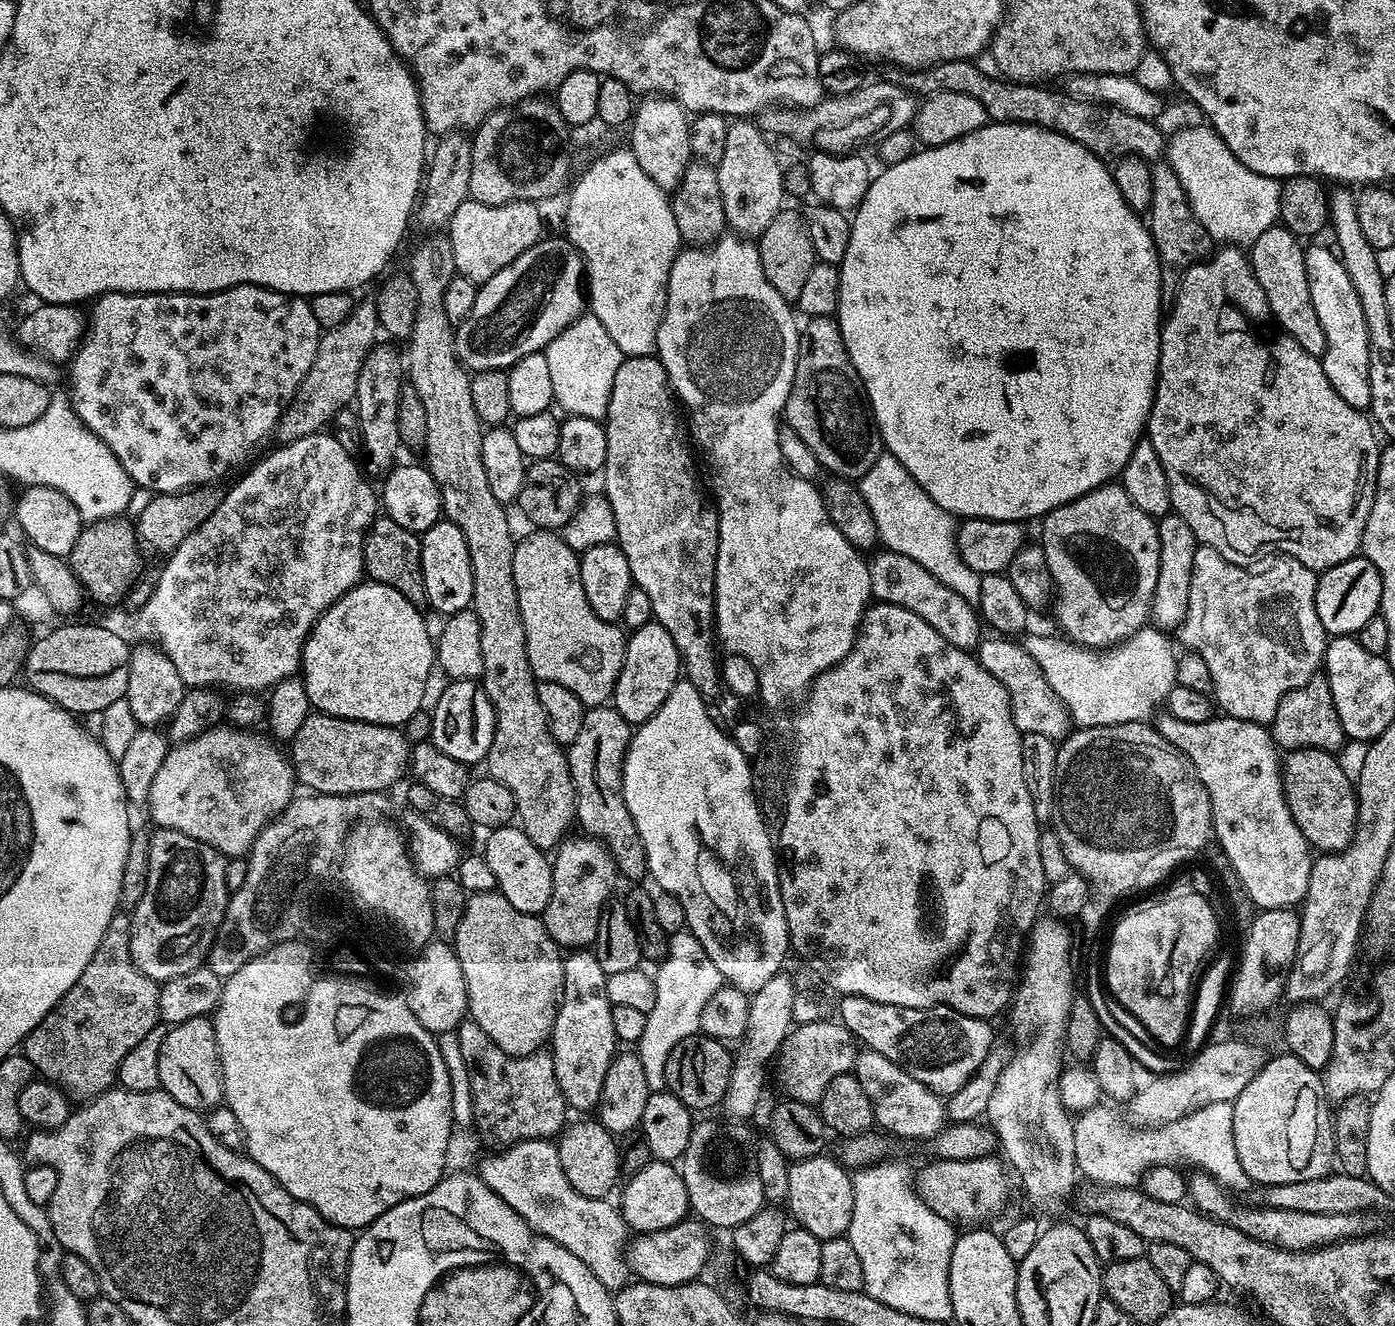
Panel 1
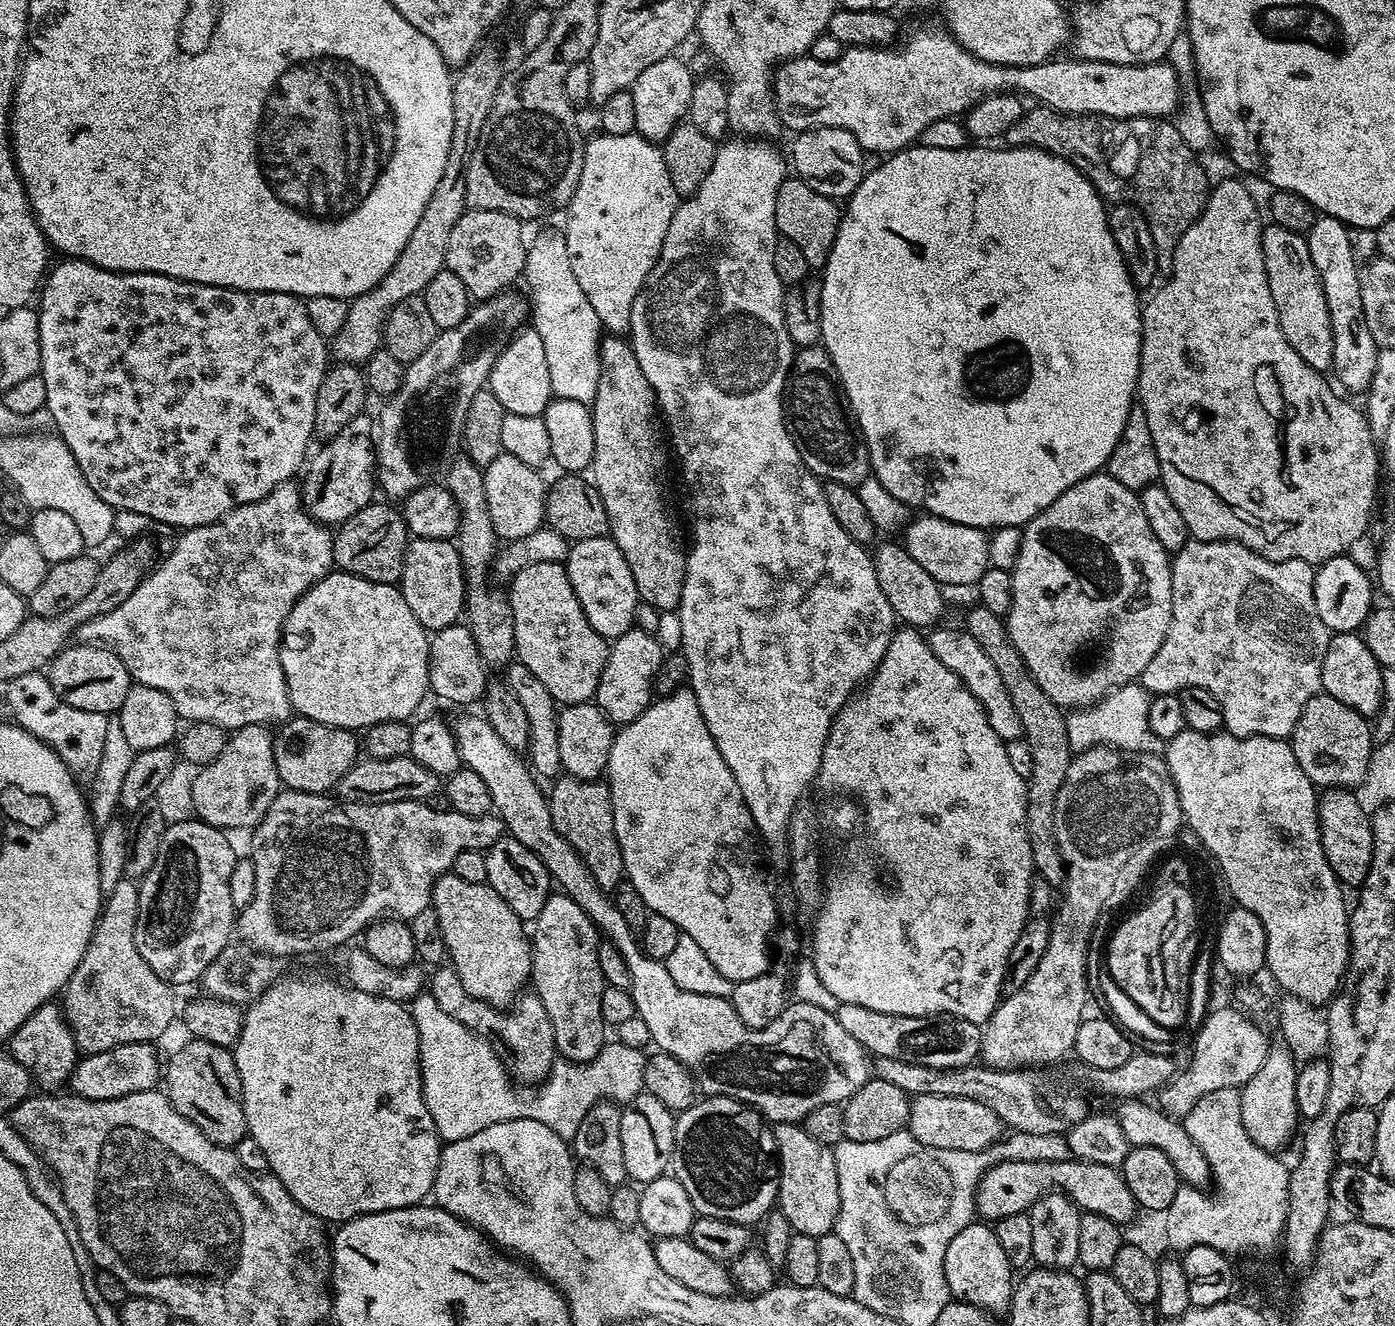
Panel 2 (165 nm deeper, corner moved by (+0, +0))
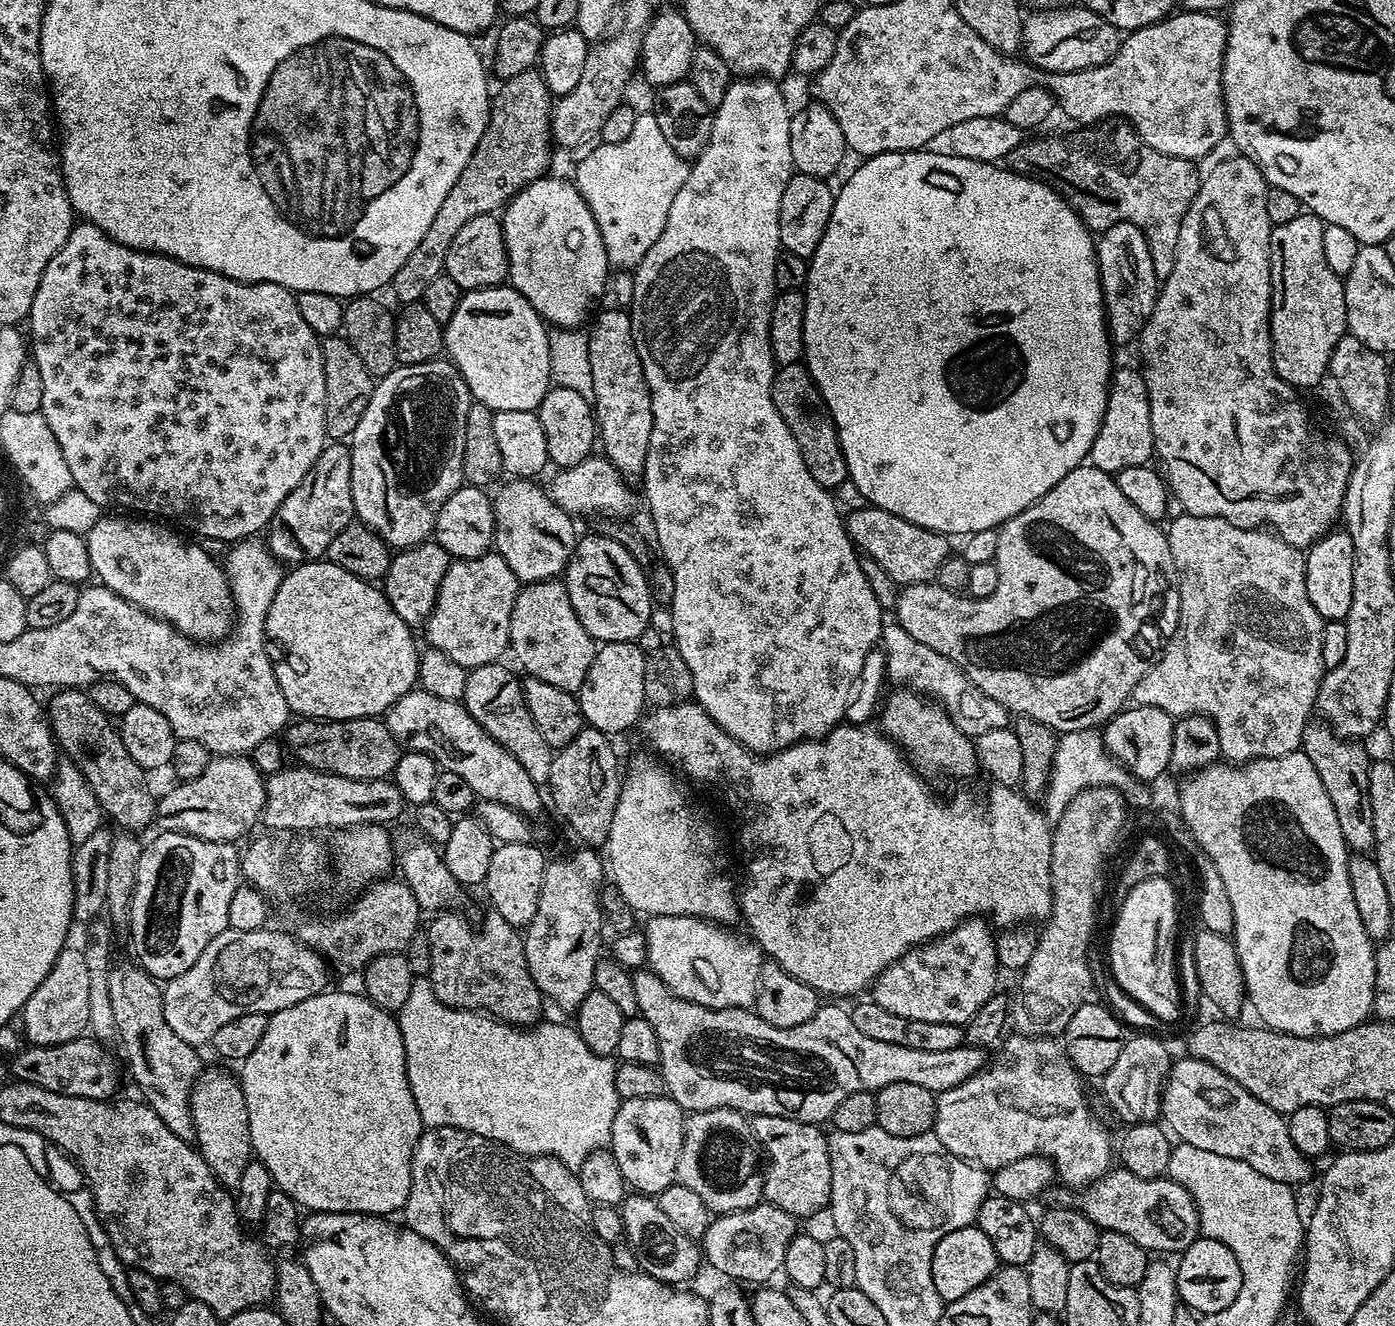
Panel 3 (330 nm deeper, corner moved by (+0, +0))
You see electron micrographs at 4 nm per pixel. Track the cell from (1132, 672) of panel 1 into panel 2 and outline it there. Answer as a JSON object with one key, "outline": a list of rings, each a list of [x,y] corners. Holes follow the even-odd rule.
{"outline":[[[1133,682],[1115,689],[1085,709],[1071,711],[1066,717],[1066,728],[1073,751],[1105,746],[1118,748],[1128,754],[1162,756],[1167,748],[1167,741],[1158,738],[1150,730],[1150,704],[1151,695],[1148,690],[1142,684]]]}

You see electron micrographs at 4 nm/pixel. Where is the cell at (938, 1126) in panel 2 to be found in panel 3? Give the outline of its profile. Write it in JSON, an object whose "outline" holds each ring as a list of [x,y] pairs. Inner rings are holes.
{"outline":[[[1010,1036],[1003,1041],[996,1064],[989,1063],[970,1079],[936,1096],[934,1134],[950,1154],[979,1164],[985,1170],[1001,1168],[1006,1166],[1006,1162],[1014,1162],[1018,1158],[1044,1156],[1052,1161],[1059,1183],[1064,1183],[1061,1185],[1083,1190],[1113,1167],[1114,1140],[1108,1137],[1107,1130],[1092,1113],[1080,1085],[1082,1077],[1072,1067],[1063,1047],[1047,1036]]]}

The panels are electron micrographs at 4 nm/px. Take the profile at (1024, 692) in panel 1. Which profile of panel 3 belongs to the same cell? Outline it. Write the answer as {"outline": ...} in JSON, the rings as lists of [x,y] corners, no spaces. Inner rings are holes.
{"outline":[[[892,622],[885,627],[882,651],[887,664],[887,679],[896,683],[893,685],[927,694],[947,712],[954,726],[958,726],[958,730],[965,732],[968,737],[975,738],[986,734],[986,730],[1009,727],[1008,709],[994,702],[994,698],[982,694],[982,690],[971,684],[965,672],[950,662],[950,658],[942,658],[938,650],[930,650],[930,646],[910,638],[910,634],[906,634],[906,630],[902,630],[899,624]]]}

